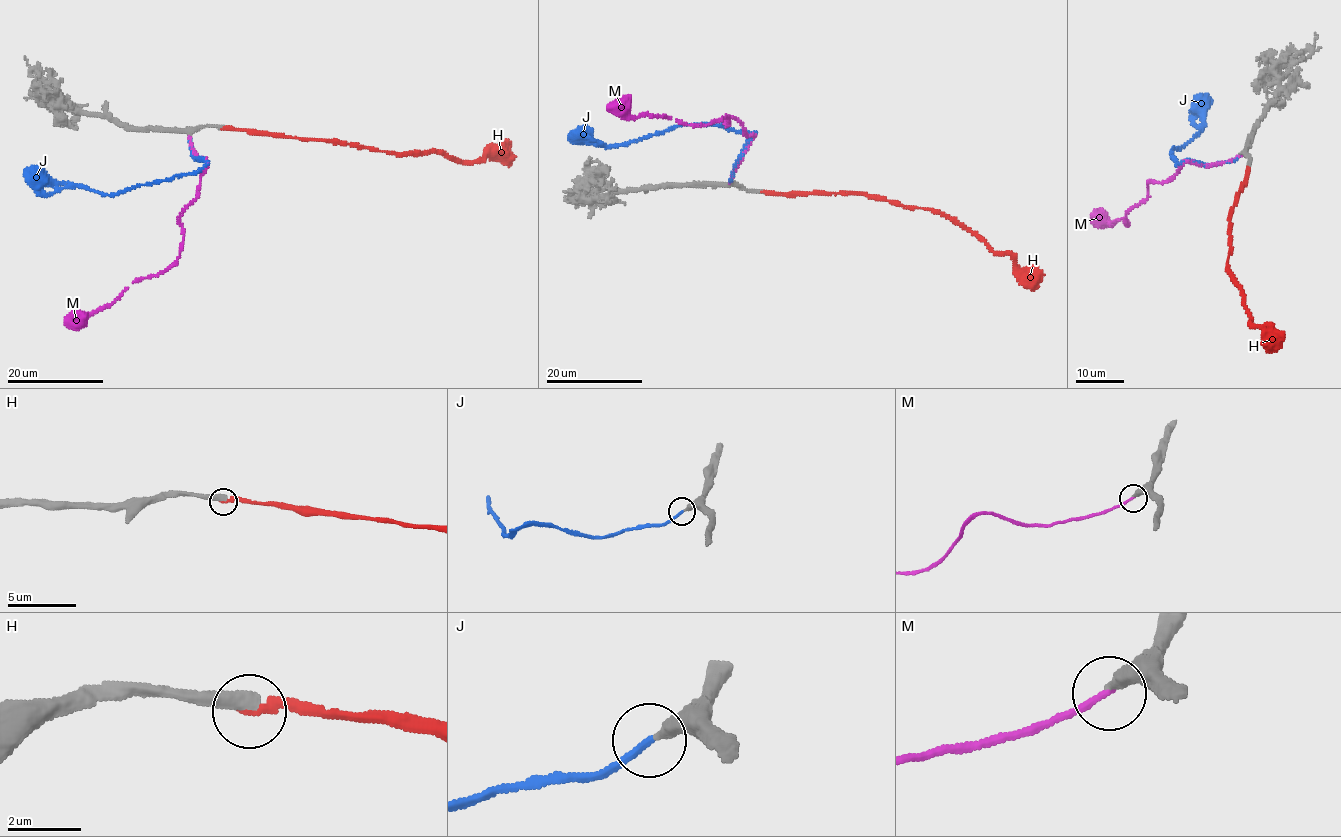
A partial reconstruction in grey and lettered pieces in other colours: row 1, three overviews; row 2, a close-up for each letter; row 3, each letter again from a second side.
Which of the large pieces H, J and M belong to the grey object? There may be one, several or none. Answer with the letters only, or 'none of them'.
H, J

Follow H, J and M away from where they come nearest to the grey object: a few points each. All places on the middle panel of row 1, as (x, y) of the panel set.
H: (763, 192), (874, 195), (941, 211), (976, 231), (993, 251), (1009, 254), (1038, 287)
J: (730, 181), (736, 159), (753, 134), (701, 123), (678, 125), (610, 147), (568, 137)
M: (730, 182), (755, 135), (746, 135), (734, 118), (699, 126), (607, 107)

